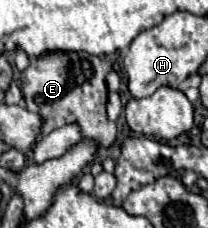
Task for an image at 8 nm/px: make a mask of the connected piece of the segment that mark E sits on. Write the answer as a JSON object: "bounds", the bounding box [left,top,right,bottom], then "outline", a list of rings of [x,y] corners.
{"bounds":[20,51,116,147],"outline":[[[48,51],[40,59],[30,59],[30,65],[20,73],[20,87],[28,111],[40,113],[44,119],[42,135],[68,123],[78,123],[84,137],[96,139],[102,147],[114,145],[116,123],[106,117],[106,75],[110,71],[112,63],[108,59],[84,51]]]}

